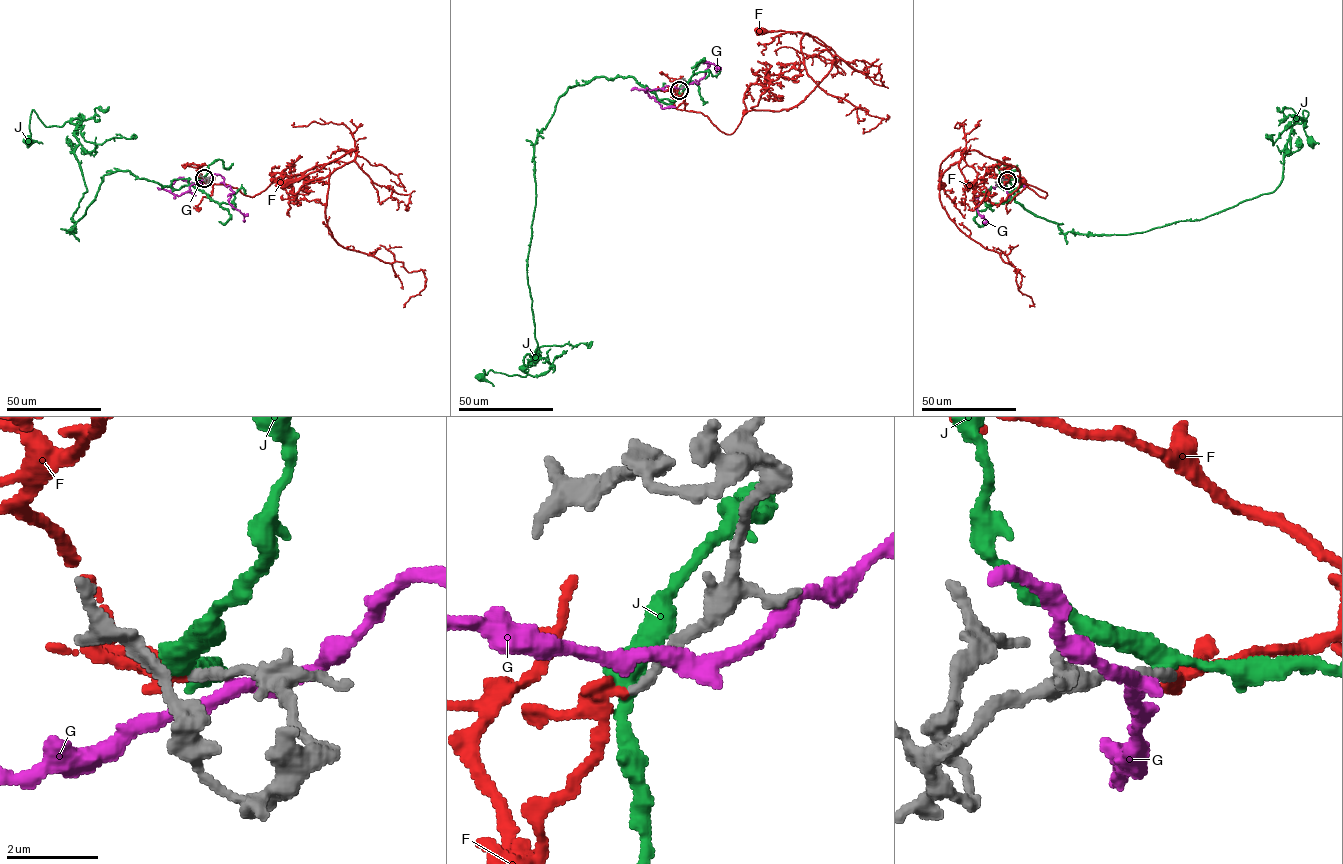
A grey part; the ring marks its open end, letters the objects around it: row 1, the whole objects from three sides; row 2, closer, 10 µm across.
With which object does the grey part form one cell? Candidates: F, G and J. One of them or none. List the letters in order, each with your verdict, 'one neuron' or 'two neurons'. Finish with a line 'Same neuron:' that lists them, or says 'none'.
F: one neuron
G: two neurons
J: two neurons
Same neuron: F

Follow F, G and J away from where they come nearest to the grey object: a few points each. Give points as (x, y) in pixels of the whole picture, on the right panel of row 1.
F: (1007, 180), (1019, 177), (1047, 195), (1020, 183), (1015, 167), (965, 147), (940, 164), (941, 185)
G: (1005, 180), (998, 176), (996, 185), (979, 194), (977, 212), (986, 220), (982, 222)
J: (1007, 179), (1063, 233), (1128, 234), (1273, 192), (1304, 110), (1311, 141)

